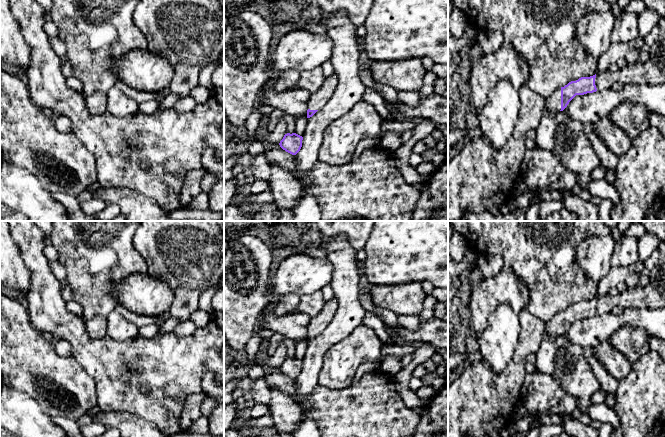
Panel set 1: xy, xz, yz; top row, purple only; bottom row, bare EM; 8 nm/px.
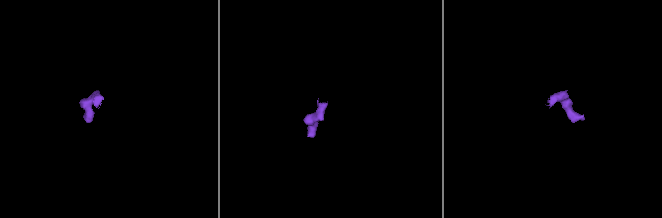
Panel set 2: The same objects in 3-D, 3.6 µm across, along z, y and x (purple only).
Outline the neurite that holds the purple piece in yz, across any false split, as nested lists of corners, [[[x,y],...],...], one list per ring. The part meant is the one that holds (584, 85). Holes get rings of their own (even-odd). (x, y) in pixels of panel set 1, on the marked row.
[[[665,18],[659,19],[658,26],[659,40],[651,47],[648,61],[629,64],[614,72],[608,70],[571,81],[545,98],[545,108],[550,112],[563,111],[576,95],[610,89],[614,83],[665,84]]]

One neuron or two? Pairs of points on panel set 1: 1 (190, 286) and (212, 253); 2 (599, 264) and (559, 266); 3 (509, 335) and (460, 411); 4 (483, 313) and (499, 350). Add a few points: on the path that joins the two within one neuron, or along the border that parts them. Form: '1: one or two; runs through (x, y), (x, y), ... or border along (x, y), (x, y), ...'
1: one; runs through (190, 278), (190, 275), (204, 261)
2: two; border along (580, 242), (576, 253), (577, 263), (595, 282)
3: two; border along (482, 359), (495, 372), (500, 372), (511, 360)
4: two; border along (501, 303), (490, 314), (484, 330), (478, 336)

